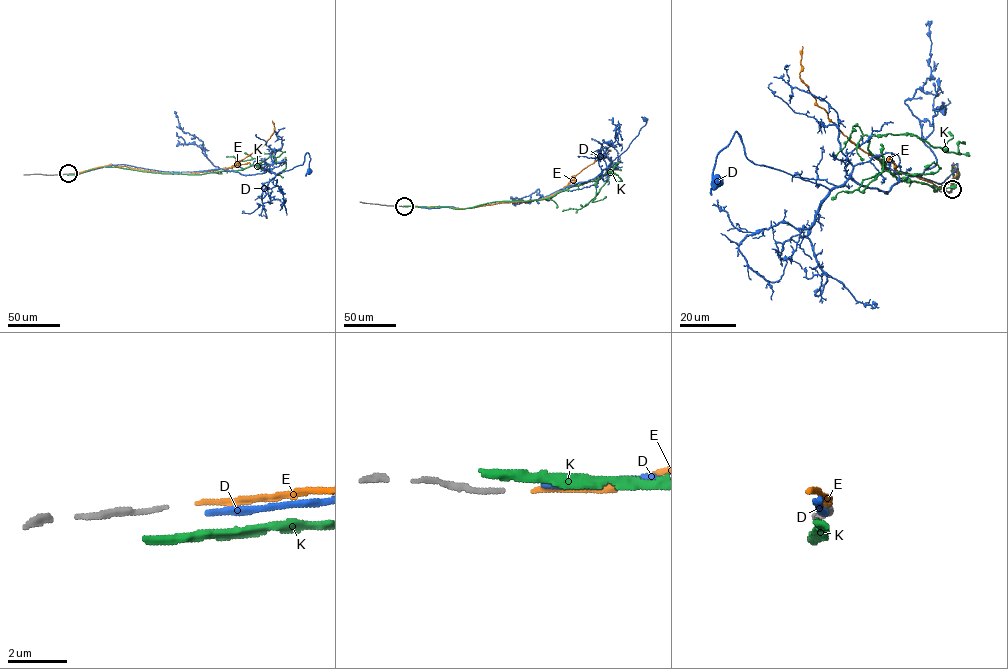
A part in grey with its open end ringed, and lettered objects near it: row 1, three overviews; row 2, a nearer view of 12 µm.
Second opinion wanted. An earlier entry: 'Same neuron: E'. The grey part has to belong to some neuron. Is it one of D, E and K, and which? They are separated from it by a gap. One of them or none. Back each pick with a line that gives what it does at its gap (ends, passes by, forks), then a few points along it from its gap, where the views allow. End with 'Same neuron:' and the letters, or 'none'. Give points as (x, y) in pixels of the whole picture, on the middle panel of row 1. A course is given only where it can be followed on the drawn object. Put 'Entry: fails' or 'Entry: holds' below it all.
E: it ends | via (405, 206), (469, 208), (540, 199), (561, 190), (608, 151)
Same neuron: E
Entry: holds

